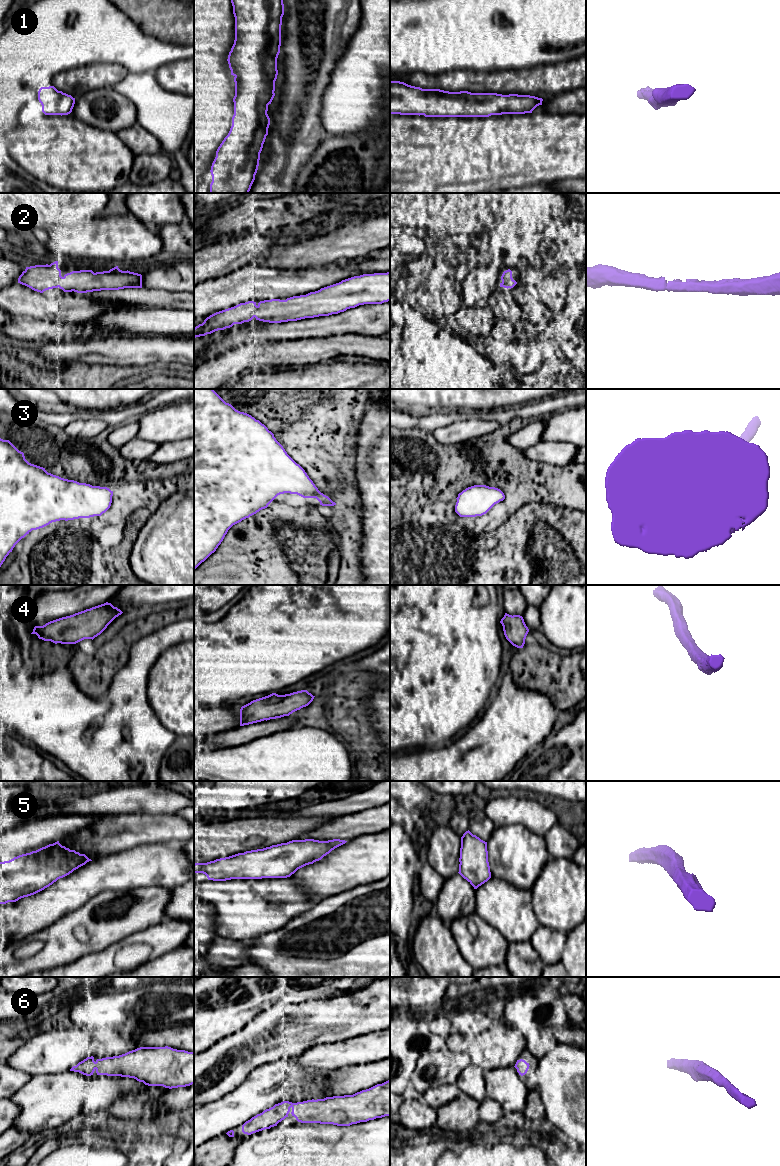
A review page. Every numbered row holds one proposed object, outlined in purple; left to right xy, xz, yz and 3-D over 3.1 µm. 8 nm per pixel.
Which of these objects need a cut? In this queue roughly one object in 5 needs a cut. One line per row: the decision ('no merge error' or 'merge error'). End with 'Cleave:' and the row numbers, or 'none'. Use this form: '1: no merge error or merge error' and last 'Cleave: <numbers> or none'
1: no merge error
2: no merge error
3: no merge error
4: no merge error
5: no merge error
6: no merge error
Cleave: none

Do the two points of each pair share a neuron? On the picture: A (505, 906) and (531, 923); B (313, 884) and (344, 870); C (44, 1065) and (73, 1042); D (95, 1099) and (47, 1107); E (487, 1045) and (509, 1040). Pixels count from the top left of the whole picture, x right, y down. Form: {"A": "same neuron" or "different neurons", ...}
{"A": "same neuron", "B": "same neuron", "C": "same neuron", "D": "same neuron", "E": "same neuron"}

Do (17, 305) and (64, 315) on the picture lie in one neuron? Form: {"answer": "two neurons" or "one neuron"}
{"answer": "one neuron"}

